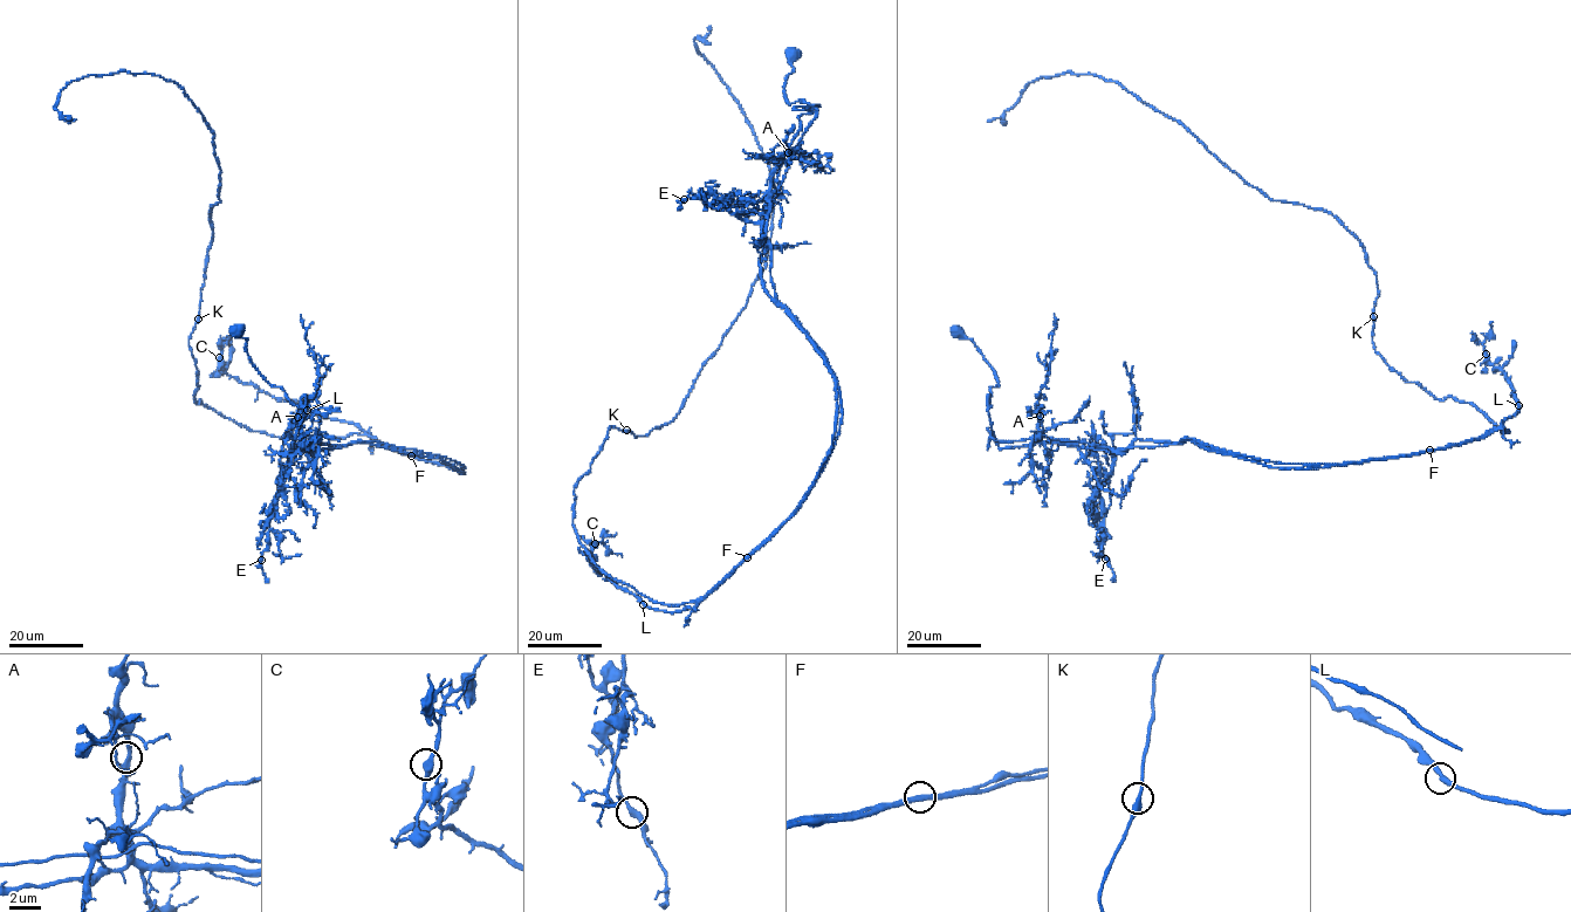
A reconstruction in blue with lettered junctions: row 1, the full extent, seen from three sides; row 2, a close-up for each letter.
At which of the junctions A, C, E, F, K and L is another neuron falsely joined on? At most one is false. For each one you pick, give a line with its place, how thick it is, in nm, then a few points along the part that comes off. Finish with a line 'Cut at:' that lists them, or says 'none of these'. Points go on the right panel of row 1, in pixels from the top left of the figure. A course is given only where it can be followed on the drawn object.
F: place (1429, 450); calibre 360 nm; course (1429, 450), (1509, 432), (1374, 350), (1377, 276), (1335, 217), (1269, 199), (1096, 75), (1040, 77), (988, 121)
Cut at: F

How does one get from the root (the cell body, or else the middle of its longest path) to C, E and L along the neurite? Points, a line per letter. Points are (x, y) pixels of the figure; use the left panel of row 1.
C: (316, 436), (372, 437), (356, 425), (320, 417), (244, 384), (224, 372), (219, 357)
E: (316, 436), (366, 434), (464, 472), (439, 459), (368, 443), (300, 450), (278, 486), (261, 560)
L: (316, 436), (347, 437), (361, 433), (372, 437), (356, 425), (307, 410)

